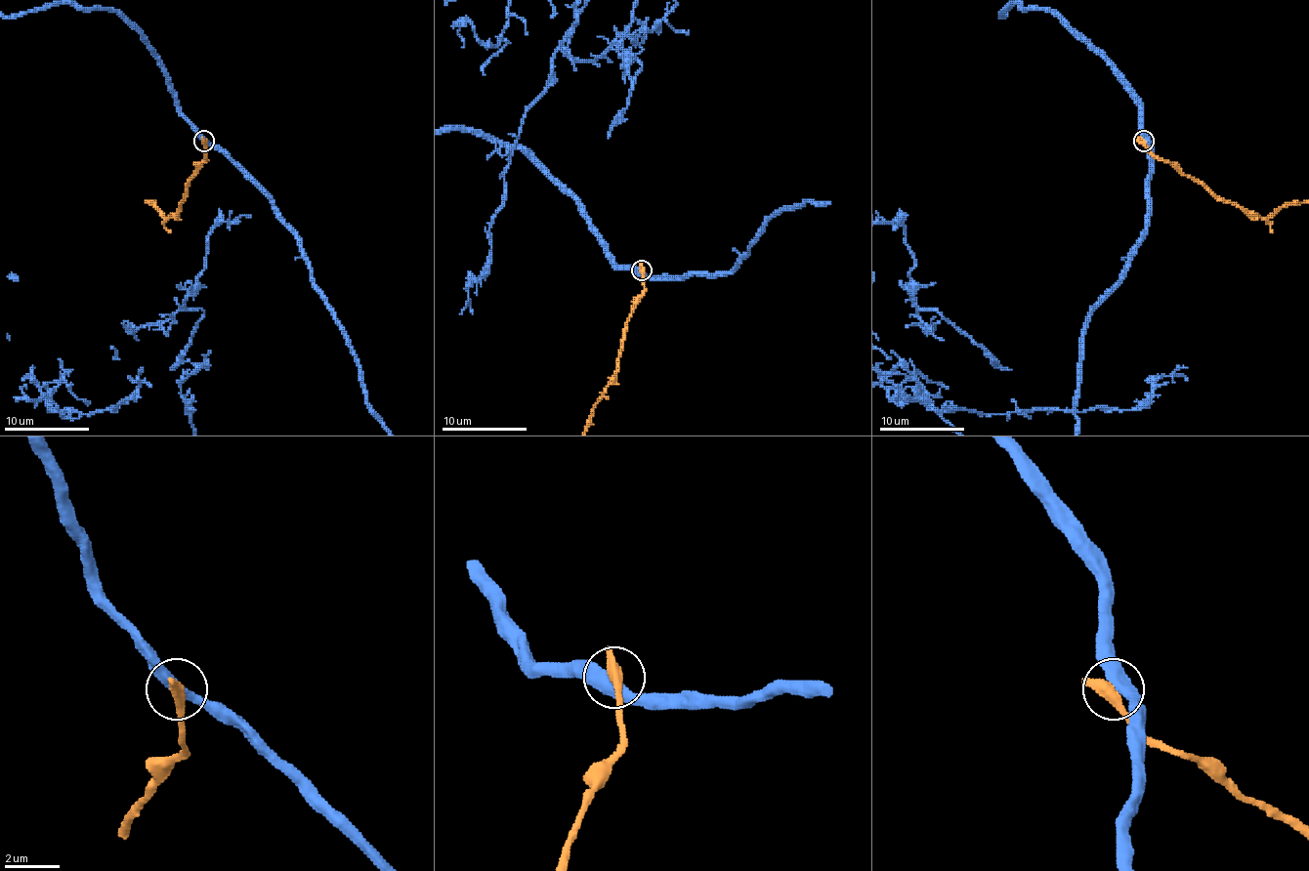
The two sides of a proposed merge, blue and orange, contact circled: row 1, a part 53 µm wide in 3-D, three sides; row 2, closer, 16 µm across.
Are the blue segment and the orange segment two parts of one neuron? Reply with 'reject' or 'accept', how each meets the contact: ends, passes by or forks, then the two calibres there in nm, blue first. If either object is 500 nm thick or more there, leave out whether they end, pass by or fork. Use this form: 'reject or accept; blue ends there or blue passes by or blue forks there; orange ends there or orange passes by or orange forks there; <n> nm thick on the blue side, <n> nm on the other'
reject; 440 nm thick on the blue side, 500 nm on the other

